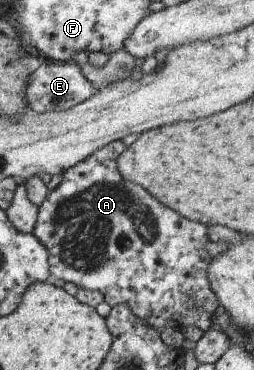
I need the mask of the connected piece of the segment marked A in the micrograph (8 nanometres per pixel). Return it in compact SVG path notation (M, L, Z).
M123 141L111 142L107 146L97 150L95 154L92 154L87 160L79 162L73 166L69 167L63 173L63 180L61 183L55 187L53 190L48 190L47 196L43 201L43 204L38 206L38 219L37 224L35 224L35 230L33 234L43 242L43 246L46 246L49 250L49 266L51 266L51 281L61 278L65 282L73 282L78 288L85 288L87 290L99 291L104 296L104 301L110 304L112 307L118 304L124 304L132 308L134 313L142 320L148 320L149 325L151 325L155 330L161 331L165 328L180 329L187 328L187 326L197 326L201 330L206 331L212 327L211 319L215 315L219 301L217 300L215 291L209 282L209 277L207 276L207 266L211 262L211 256L209 252L205 249L205 244L207 244L207 228L199 222L191 222L187 218L181 218L179 214L173 214L173 210L165 208L161 202L155 202L155 198L145 192L143 186L123 180L123 176L117 168L117 158L123 154L123 151L127 148Z

